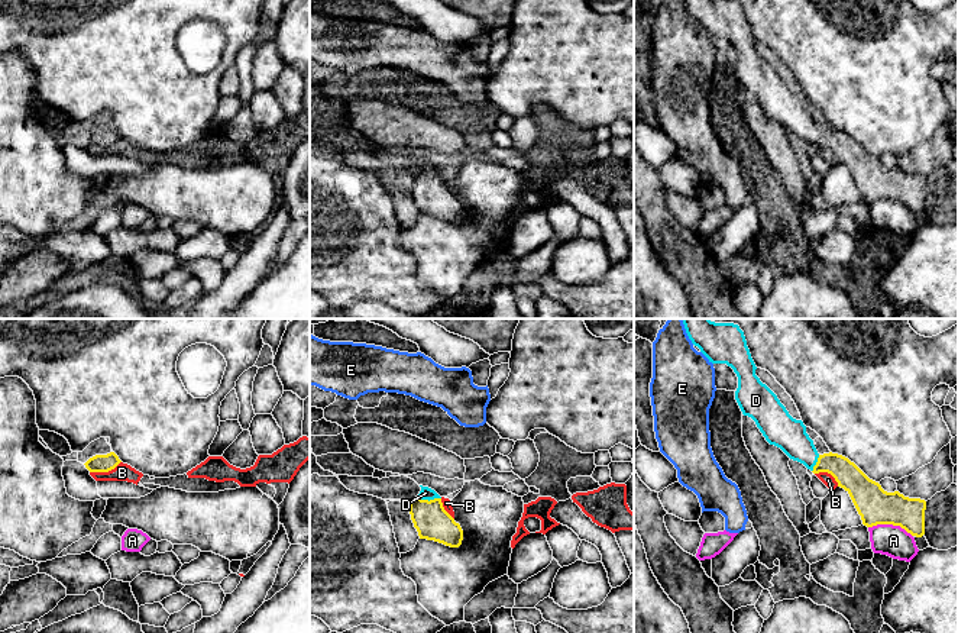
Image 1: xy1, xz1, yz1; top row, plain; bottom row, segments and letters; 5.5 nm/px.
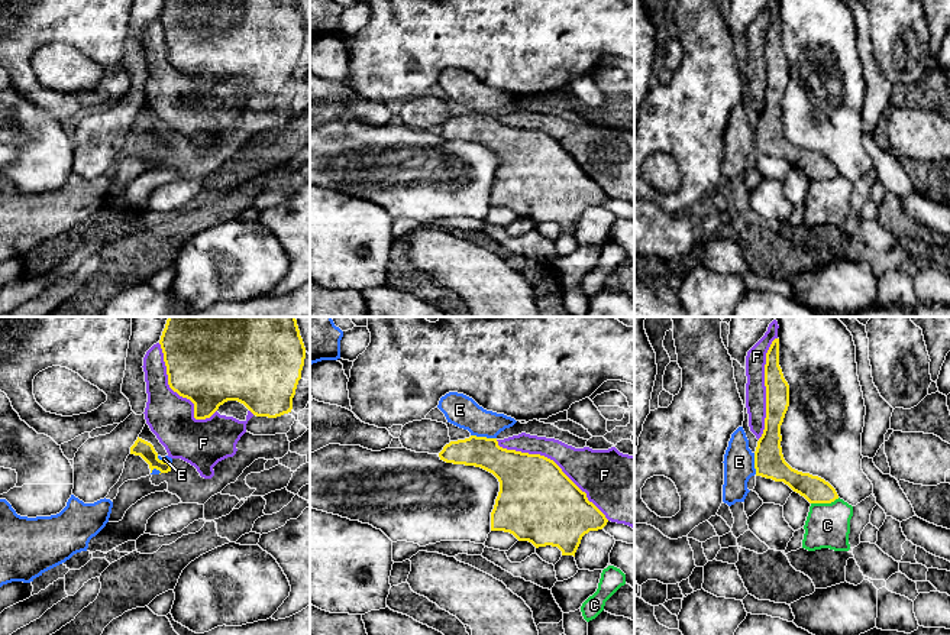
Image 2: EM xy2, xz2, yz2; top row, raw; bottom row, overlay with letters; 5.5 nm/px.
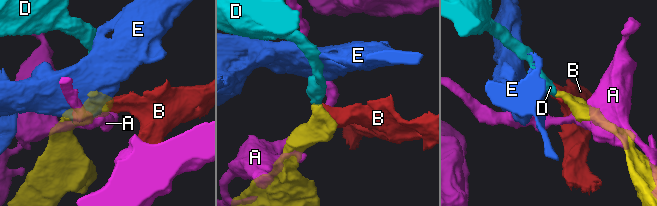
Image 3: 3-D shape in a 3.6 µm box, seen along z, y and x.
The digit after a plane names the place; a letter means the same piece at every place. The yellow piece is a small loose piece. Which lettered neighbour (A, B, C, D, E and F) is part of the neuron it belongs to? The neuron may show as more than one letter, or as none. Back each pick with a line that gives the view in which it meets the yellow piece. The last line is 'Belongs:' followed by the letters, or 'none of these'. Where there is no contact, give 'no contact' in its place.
D: meets yellow in xz1
Belongs: D

